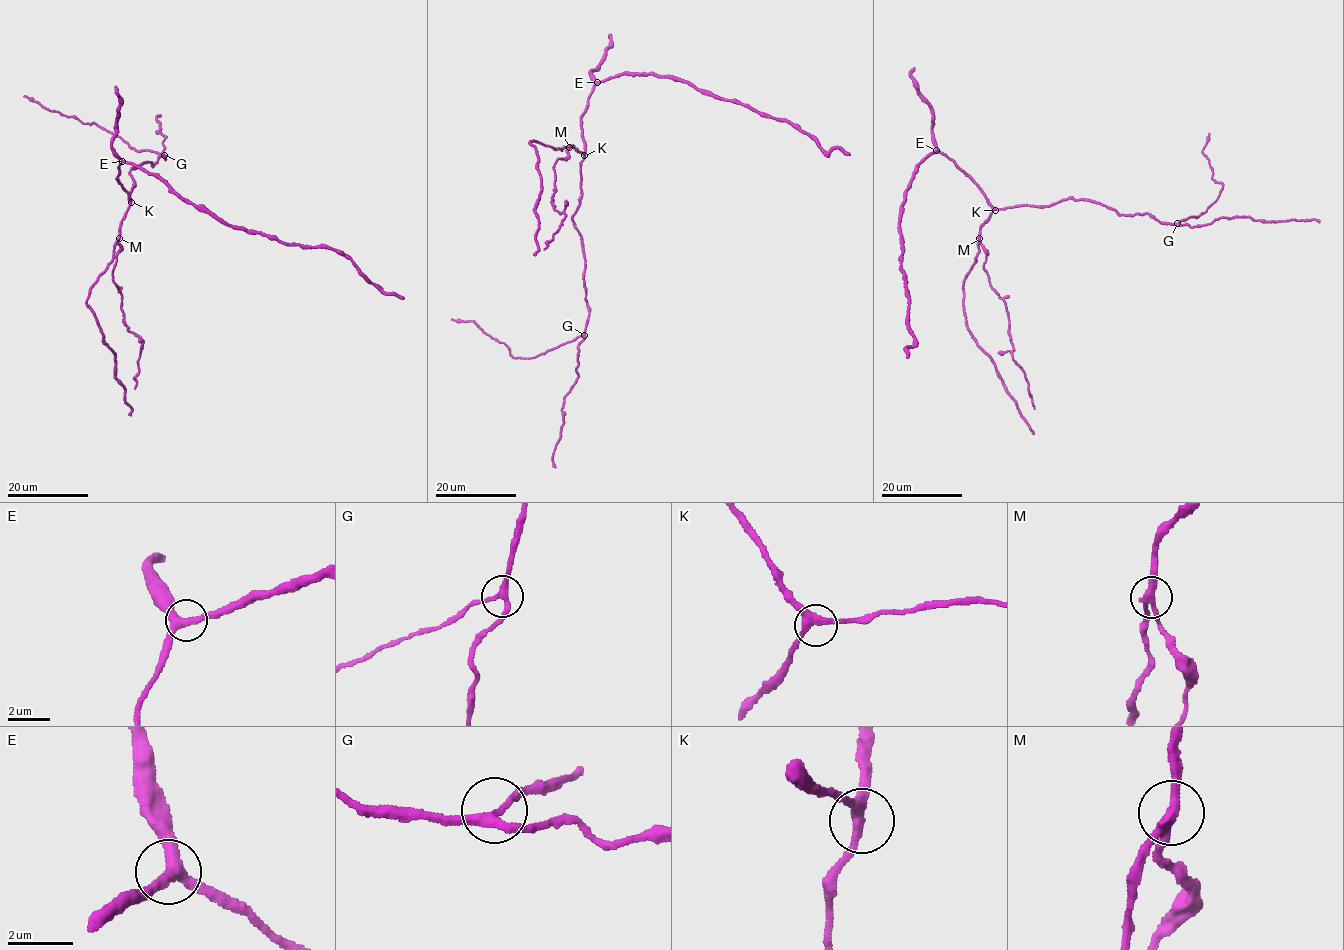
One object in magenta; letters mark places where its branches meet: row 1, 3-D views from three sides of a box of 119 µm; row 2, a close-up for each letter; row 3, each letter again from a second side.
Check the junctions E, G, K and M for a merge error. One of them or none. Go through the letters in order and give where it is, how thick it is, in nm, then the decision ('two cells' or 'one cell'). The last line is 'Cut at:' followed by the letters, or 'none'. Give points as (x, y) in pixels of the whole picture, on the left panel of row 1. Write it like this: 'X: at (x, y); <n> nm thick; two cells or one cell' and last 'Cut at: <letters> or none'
E: at (122, 161); 340 nm thick; one cell
G: at (164, 155); 240 nm thick; one cell
K: at (131, 202); 320 nm thick; one cell
M: at (119, 238); 280 nm thick; two cells
Cut at: M

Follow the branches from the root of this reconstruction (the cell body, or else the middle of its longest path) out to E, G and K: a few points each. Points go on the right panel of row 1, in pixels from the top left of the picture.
E: (981, 190), (965, 172), (936, 150)
G: (981, 190), (997, 208), (1049, 206), (1073, 198), (1101, 203), (1120, 215), (1149, 214), (1161, 222), (1177, 223)
K: (981, 190), (995, 210)

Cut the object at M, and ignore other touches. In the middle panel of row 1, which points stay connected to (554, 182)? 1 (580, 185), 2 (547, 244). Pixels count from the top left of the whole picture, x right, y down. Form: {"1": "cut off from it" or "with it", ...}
{"1": "cut off from it", "2": "with it"}

